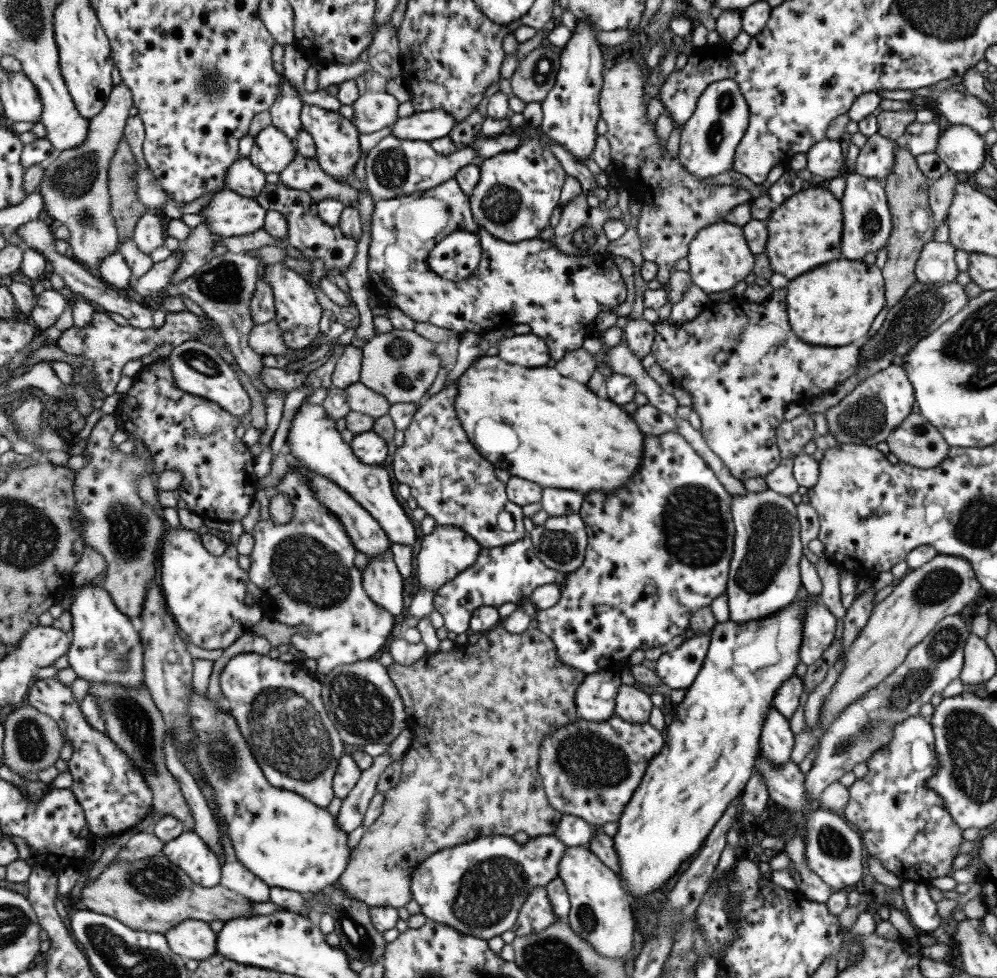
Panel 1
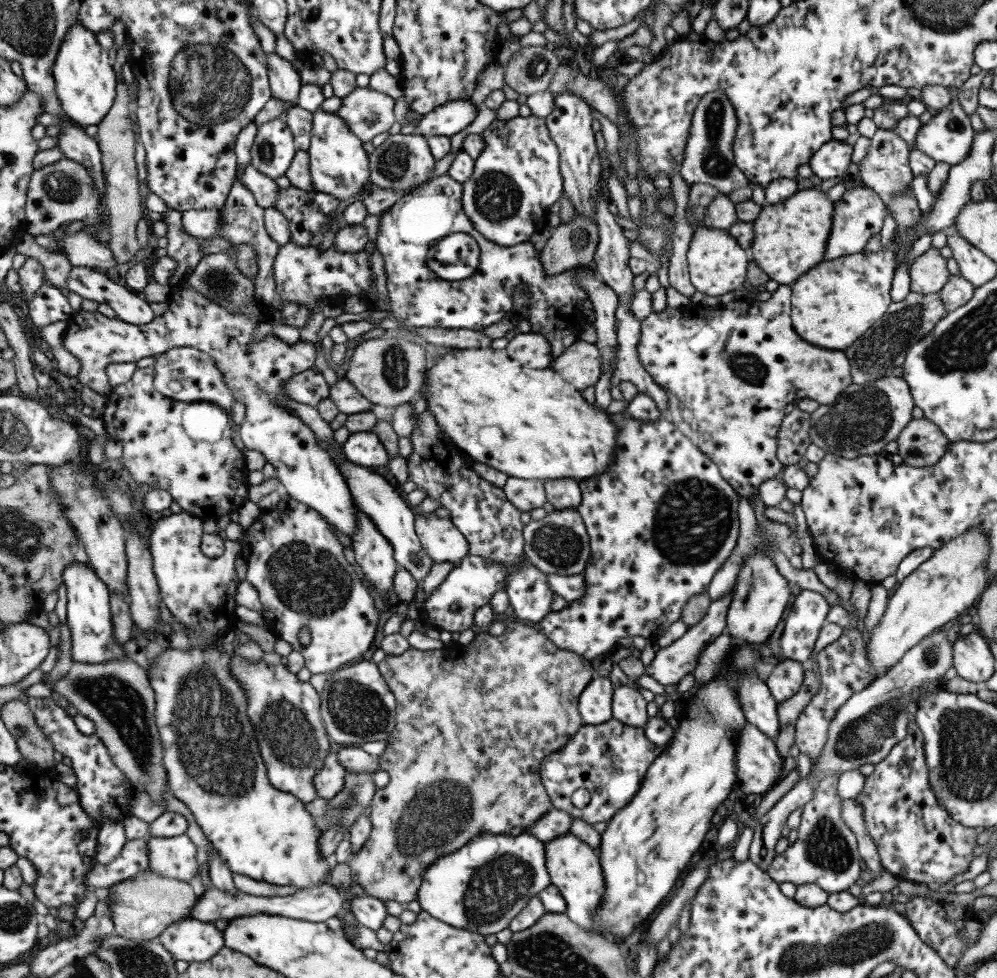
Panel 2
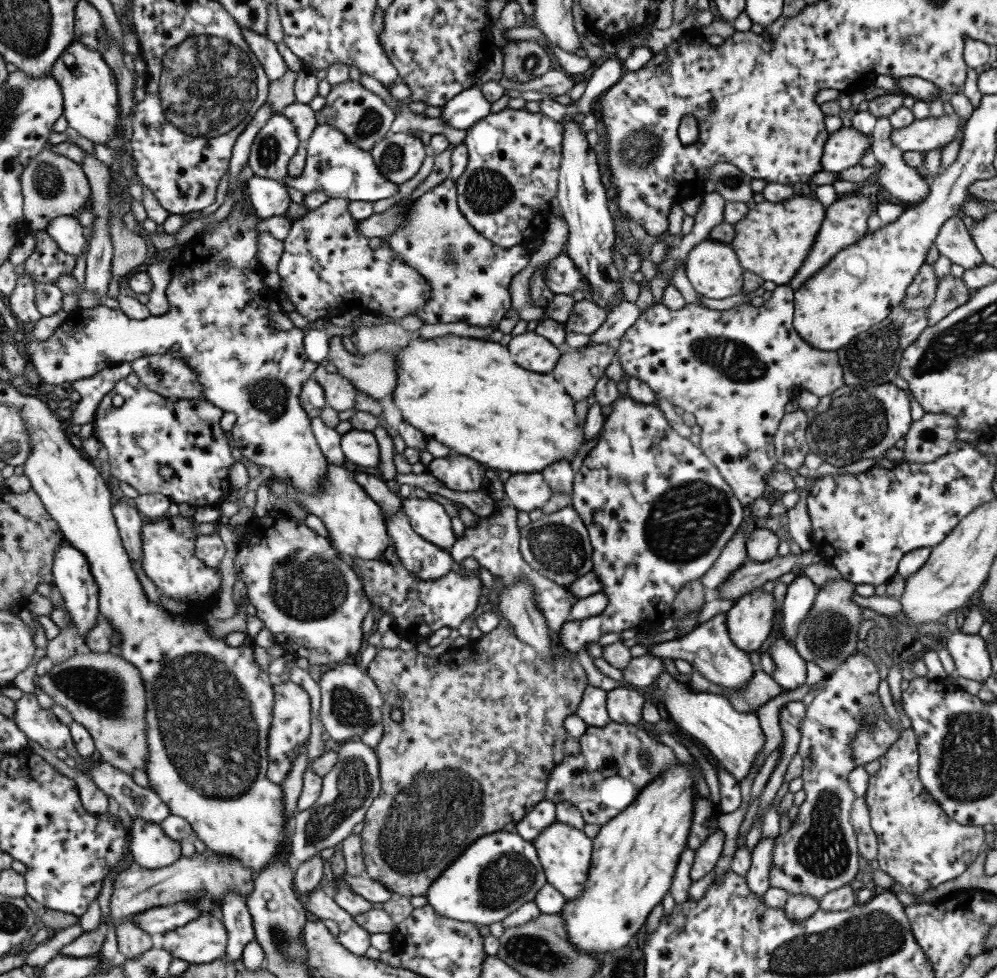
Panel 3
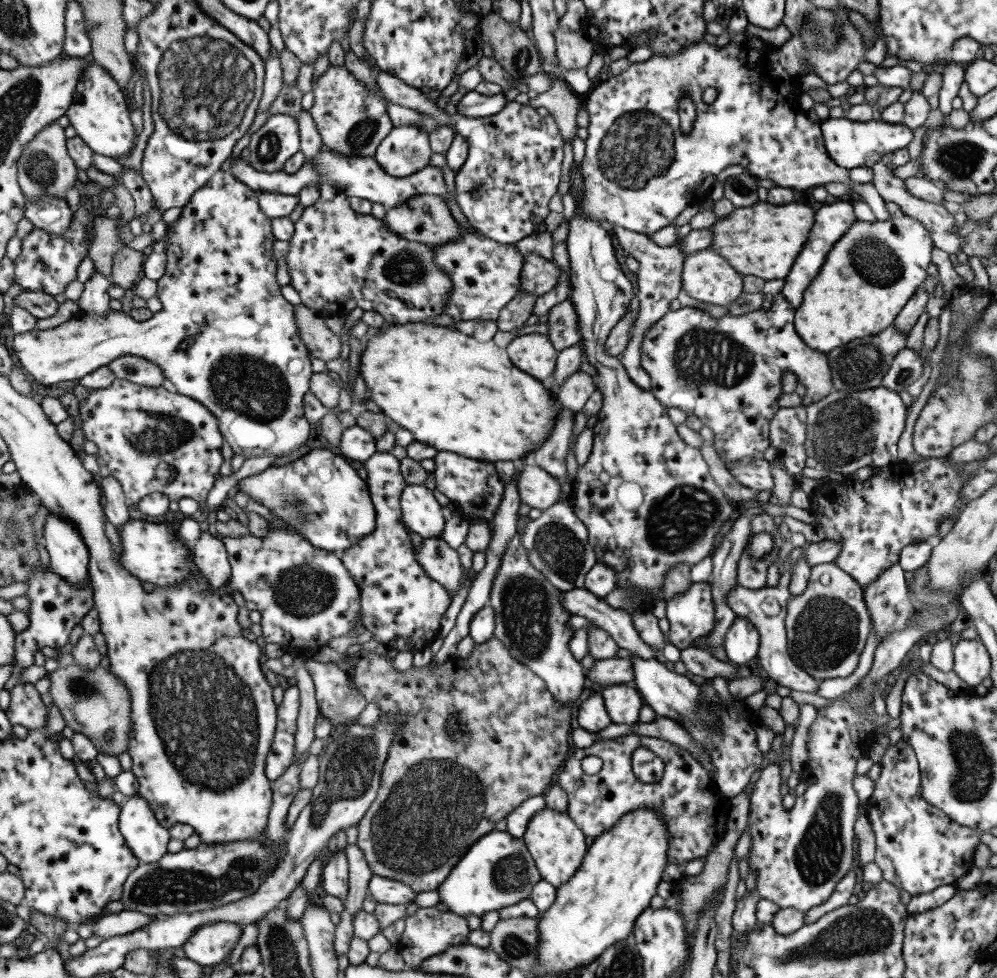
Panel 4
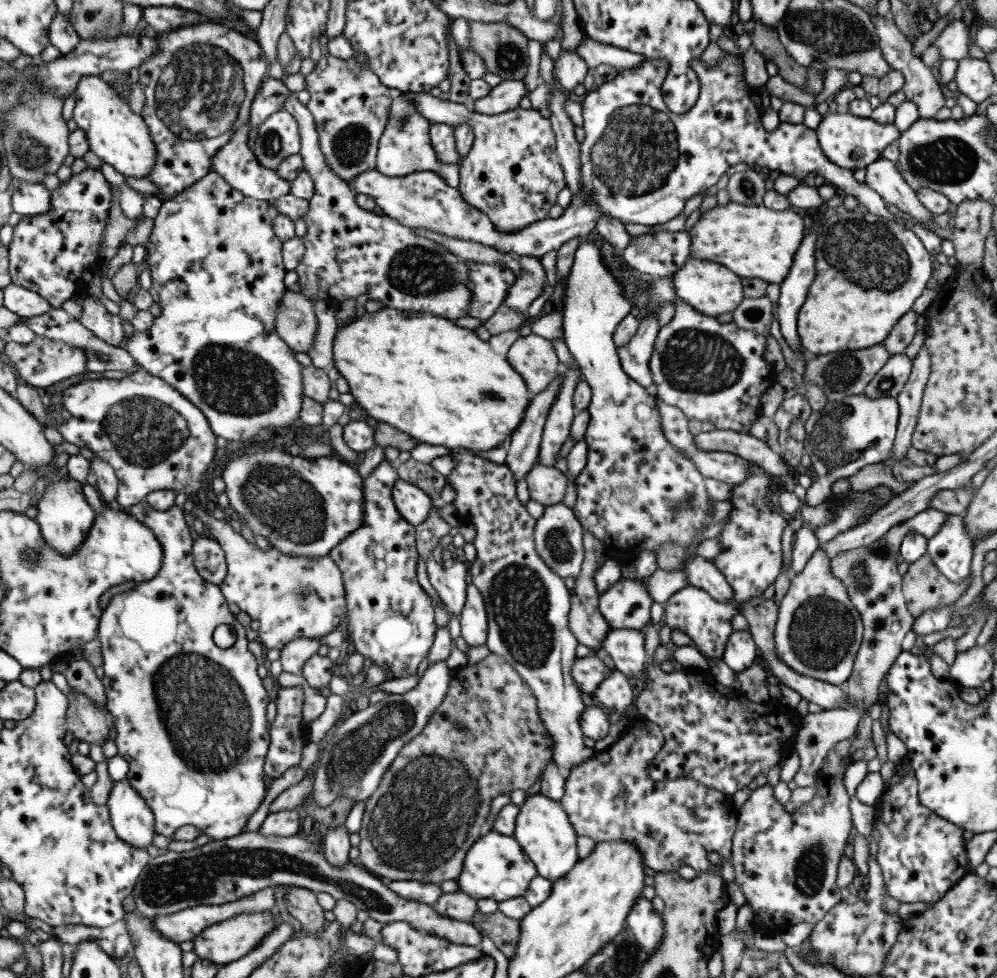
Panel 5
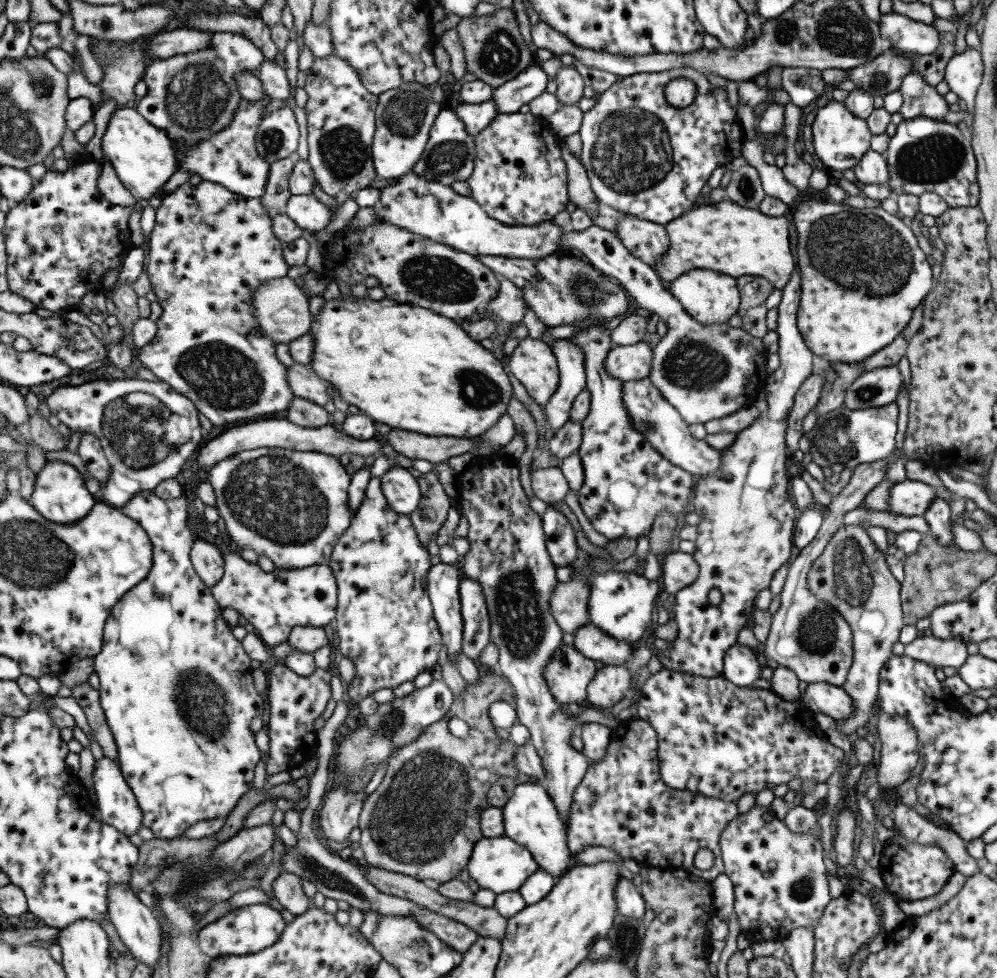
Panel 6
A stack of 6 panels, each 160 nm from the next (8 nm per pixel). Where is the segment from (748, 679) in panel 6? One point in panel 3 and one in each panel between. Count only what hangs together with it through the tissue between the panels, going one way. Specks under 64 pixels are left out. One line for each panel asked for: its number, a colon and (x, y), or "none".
3: (749, 620)
4: (740, 644)
5: (740, 652)

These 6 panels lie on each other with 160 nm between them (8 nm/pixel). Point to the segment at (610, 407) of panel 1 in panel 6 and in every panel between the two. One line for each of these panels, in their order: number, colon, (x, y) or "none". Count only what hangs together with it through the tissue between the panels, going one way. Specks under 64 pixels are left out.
2: (528, 424)
3: (466, 394)
4: (450, 392)
5: (438, 382)
6: (402, 365)

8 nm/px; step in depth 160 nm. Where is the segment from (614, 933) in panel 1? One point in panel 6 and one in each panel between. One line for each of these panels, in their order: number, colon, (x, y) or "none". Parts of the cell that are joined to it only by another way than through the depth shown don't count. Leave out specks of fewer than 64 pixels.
2: (573, 867)
3: (564, 852)
4: (556, 844)
5: (543, 831)
6: (529, 818)

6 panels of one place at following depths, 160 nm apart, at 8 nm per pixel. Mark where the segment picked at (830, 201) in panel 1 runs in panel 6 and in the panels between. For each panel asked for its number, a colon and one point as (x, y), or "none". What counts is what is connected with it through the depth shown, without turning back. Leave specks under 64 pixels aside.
2: (789, 237)
3: (771, 240)
4: (761, 240)
5: (751, 241)
6: (723, 236)

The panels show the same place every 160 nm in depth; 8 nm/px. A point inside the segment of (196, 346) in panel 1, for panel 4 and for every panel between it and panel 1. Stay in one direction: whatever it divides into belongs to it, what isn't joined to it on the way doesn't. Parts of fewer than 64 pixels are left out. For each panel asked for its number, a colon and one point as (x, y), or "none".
2: (184, 373)
3: (166, 375)
4: (132, 368)

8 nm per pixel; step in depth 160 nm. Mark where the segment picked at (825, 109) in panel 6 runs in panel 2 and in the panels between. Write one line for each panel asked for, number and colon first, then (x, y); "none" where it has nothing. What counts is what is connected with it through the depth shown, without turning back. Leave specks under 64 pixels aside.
2: (946, 137)
3: (842, 149)
4: (848, 143)
5: (849, 142)

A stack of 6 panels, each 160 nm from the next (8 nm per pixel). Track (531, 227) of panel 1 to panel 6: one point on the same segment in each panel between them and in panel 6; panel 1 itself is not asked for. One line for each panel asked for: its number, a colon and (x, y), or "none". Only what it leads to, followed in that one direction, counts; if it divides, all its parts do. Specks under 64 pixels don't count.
2: (515, 178)
3: (513, 156)
4: (511, 171)
5: (511, 173)
6: (518, 178)

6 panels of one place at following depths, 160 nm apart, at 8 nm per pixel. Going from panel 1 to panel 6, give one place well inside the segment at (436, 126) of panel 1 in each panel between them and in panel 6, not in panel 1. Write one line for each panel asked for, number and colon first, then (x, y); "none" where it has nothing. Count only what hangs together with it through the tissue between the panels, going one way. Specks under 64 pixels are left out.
2: (448, 118)
3: (464, 109)
4: (472, 104)
5: (505, 96)
6: (509, 96)

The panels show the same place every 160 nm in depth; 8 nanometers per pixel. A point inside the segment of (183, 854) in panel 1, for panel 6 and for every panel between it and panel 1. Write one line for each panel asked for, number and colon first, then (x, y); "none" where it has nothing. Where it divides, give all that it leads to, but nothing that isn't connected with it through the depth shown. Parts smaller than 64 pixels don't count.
2: (174, 857)
3: (152, 849)
4: (144, 834)
5: (133, 820)
6: (116, 801)

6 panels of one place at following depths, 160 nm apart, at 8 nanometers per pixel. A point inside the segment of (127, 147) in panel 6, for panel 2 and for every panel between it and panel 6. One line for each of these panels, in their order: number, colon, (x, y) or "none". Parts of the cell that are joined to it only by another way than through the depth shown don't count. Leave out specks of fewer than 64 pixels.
2: (86, 82)
3: (92, 108)
4: (101, 112)
5: (117, 135)

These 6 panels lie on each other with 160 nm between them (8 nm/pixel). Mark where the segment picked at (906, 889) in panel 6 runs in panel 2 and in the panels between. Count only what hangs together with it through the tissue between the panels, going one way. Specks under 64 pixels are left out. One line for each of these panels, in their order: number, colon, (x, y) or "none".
2: (917, 841)
3: (918, 846)
4: (917, 848)
5: (921, 856)

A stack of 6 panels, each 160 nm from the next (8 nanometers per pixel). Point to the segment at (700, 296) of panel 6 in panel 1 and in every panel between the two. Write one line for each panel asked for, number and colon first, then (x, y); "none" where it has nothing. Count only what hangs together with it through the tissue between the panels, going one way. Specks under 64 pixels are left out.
1: (718, 257)
2: (717, 265)
3: (711, 267)
4: (707, 277)
5: (706, 286)

